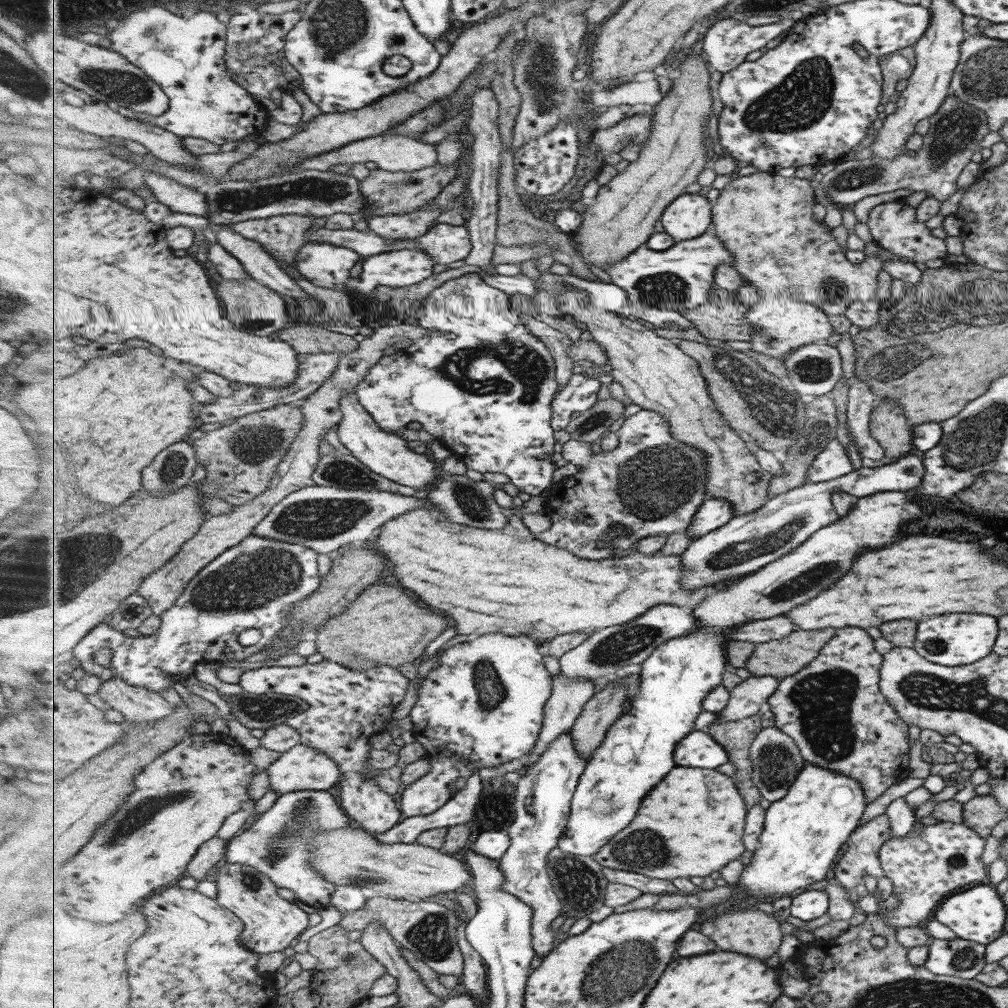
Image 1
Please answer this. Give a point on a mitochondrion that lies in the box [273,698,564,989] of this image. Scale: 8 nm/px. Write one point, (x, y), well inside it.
(431, 936)

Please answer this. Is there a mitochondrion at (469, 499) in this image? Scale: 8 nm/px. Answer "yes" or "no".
yes

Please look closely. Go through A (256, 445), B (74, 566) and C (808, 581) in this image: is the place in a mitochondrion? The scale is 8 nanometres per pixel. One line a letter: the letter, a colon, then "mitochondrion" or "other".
A: mitochondrion
B: mitochondrion
C: mitochondrion

